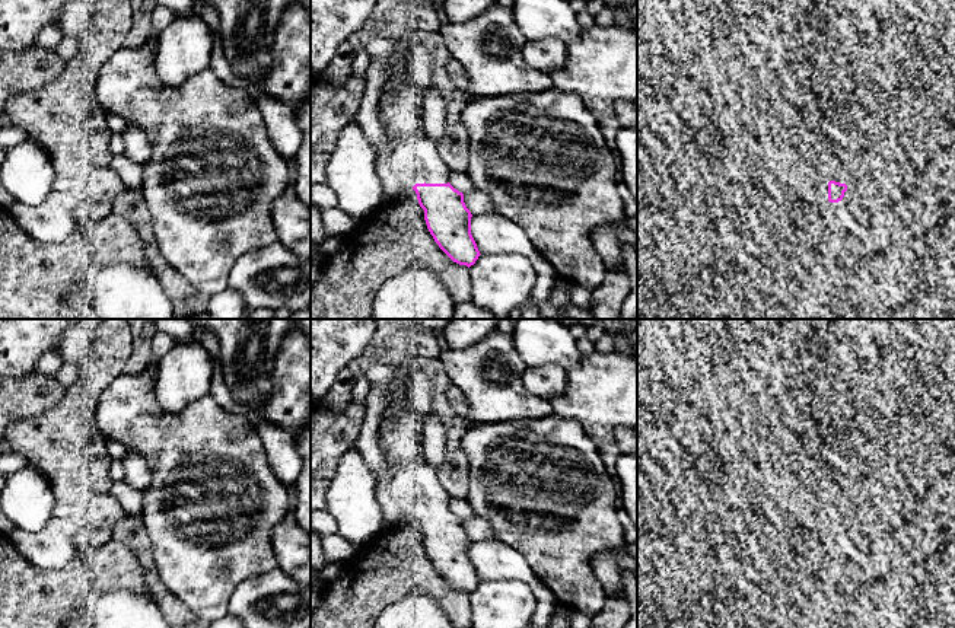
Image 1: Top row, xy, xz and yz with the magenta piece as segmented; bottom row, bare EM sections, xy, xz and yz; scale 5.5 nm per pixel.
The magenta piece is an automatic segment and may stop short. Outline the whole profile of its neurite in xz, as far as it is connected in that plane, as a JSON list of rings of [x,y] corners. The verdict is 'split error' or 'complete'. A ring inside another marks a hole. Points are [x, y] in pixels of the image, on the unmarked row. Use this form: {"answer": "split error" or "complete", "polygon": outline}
{"answer": "split error", "polygon": [[[426,462],[401,463],[395,474],[424,497],[424,509],[413,516],[434,568],[453,589],[469,594],[481,581],[471,561],[472,541],[464,529],[464,520],[448,509],[449,498],[434,469]]]}

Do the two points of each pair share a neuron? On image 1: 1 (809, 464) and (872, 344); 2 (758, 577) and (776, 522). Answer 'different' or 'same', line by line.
1: different
2: different

